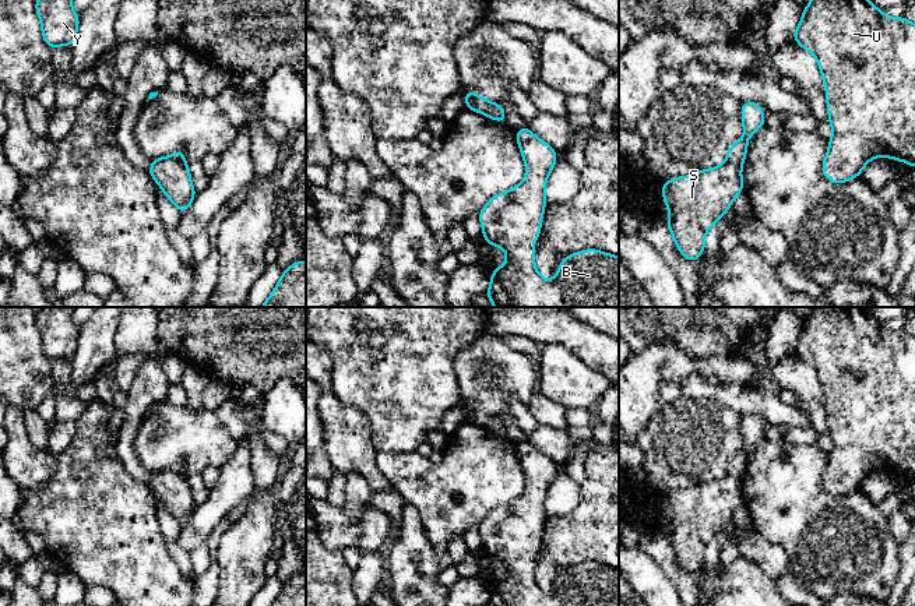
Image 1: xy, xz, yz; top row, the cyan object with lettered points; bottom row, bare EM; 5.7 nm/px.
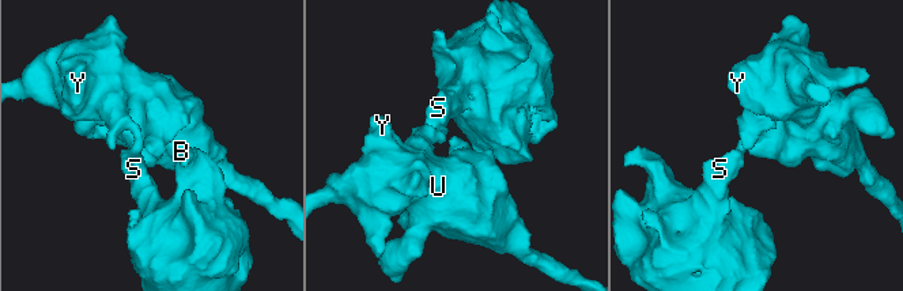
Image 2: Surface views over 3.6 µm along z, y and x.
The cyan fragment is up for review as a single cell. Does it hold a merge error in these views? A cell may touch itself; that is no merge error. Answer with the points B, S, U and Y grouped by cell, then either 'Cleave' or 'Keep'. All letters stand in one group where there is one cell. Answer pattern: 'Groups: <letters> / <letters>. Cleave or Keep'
Groups: B U Y / S. Cleave

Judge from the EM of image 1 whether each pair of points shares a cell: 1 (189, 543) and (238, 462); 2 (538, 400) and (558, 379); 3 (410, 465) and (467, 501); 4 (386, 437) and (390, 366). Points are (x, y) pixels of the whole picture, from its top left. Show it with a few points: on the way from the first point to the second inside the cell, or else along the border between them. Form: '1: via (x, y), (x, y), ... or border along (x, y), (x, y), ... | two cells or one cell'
1: via (201, 524), (236, 482) | one cell
2: border along (537, 390), (566, 408) | two cells
3: via (425, 478), (436, 489), (457, 490) | one cell
4: via (390, 419), (390, 384) | one cell

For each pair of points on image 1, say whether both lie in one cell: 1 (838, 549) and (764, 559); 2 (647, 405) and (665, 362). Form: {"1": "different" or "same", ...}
{"1": "different", "2": "same"}

